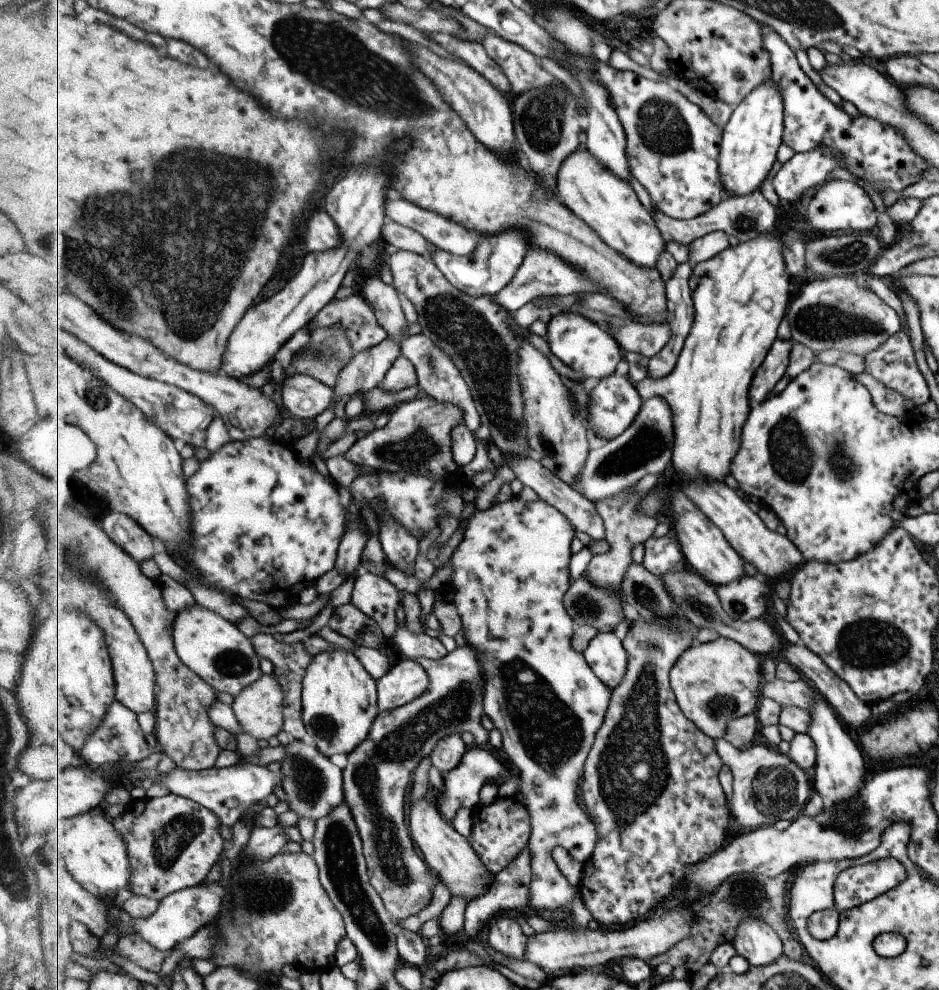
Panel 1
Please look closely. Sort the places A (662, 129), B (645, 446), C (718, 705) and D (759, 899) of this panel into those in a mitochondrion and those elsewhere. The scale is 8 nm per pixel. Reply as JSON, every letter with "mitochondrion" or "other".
{"A":"mitochondrion","B":"mitochondrion","C":"mitochondrion","D":"mitochondrion"}

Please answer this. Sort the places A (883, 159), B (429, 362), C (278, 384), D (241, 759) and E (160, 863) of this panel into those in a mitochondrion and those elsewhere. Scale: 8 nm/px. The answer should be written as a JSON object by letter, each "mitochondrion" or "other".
{"A":"other","B":"mitochondrion","C":"other","D":"other","E":"mitochondrion"}

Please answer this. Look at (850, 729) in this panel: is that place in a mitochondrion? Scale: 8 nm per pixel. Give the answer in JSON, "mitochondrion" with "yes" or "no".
{"mitochondrion":"no"}

